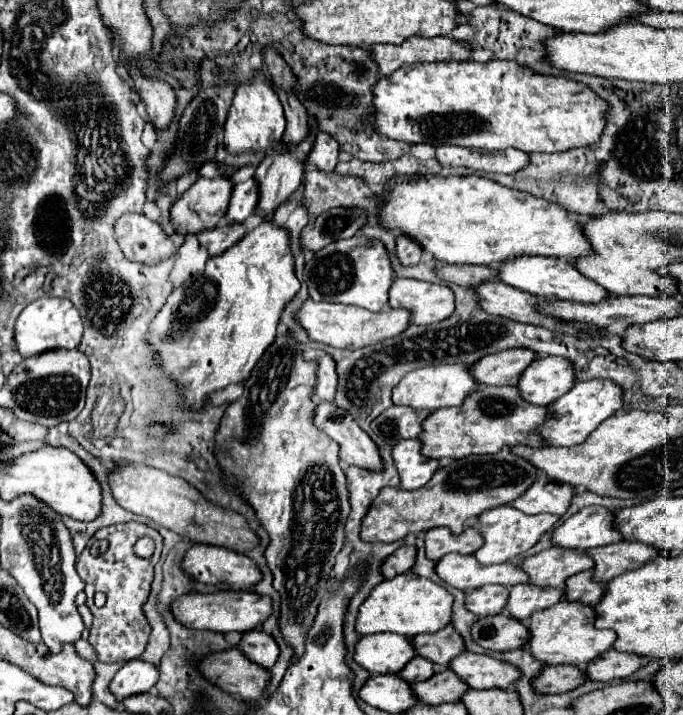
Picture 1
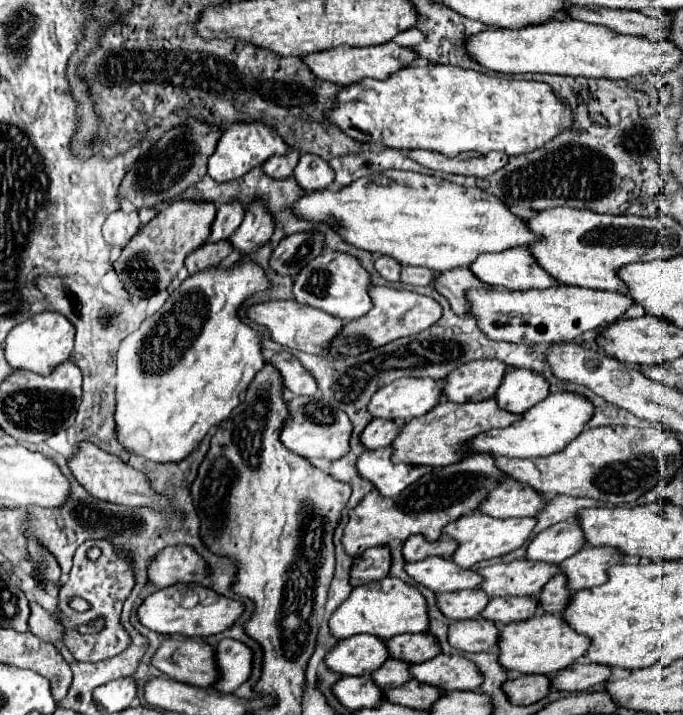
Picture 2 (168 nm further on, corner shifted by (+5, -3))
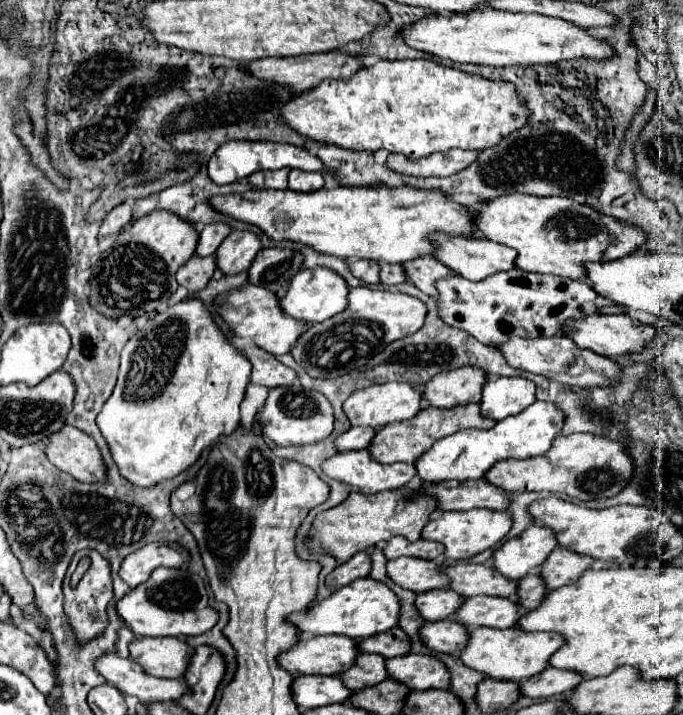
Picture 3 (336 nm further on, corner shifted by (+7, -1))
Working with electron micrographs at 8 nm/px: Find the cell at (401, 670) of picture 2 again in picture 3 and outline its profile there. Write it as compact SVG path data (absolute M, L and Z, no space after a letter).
M359 653L353 667L339 673L339 679L347 689L359 691L377 681L385 681L385 659L373 653Z

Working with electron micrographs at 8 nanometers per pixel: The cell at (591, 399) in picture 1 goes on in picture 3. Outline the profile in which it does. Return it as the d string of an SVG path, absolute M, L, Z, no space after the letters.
M535 401L525 411L501 419L487 431L459 431L437 441L427 453L415 461L415 469L421 481L445 481L445 479L481 479L487 469L503 459L529 459L549 451L553 437L561 431L561 411L545 401Z

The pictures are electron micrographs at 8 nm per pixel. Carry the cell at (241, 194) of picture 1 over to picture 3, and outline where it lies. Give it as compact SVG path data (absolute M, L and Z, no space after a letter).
M211 223L205 225L199 233L199 243L197 243L197 251L195 255L199 257L207 257L213 255L217 251L217 247L221 245L221 241L231 233L231 229L225 223Z

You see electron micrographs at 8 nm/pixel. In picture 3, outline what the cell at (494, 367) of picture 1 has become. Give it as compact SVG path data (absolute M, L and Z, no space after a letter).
M461 367L433 377L423 389L423 399L427 399L431 407L479 403L481 385L485 385L485 373L481 373L481 369Z

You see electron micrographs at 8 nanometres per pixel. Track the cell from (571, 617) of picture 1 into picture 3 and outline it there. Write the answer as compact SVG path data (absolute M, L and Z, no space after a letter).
M475 627L469 631L469 641L465 649L459 653L459 659L463 665L467 665L473 671L479 671L491 679L499 681L515 681L521 683L527 677L533 677L541 673L547 667L547 661L551 653L555 653L561 647L563 637L559 633L525 633L517 627L511 629L489 629L489 627Z

